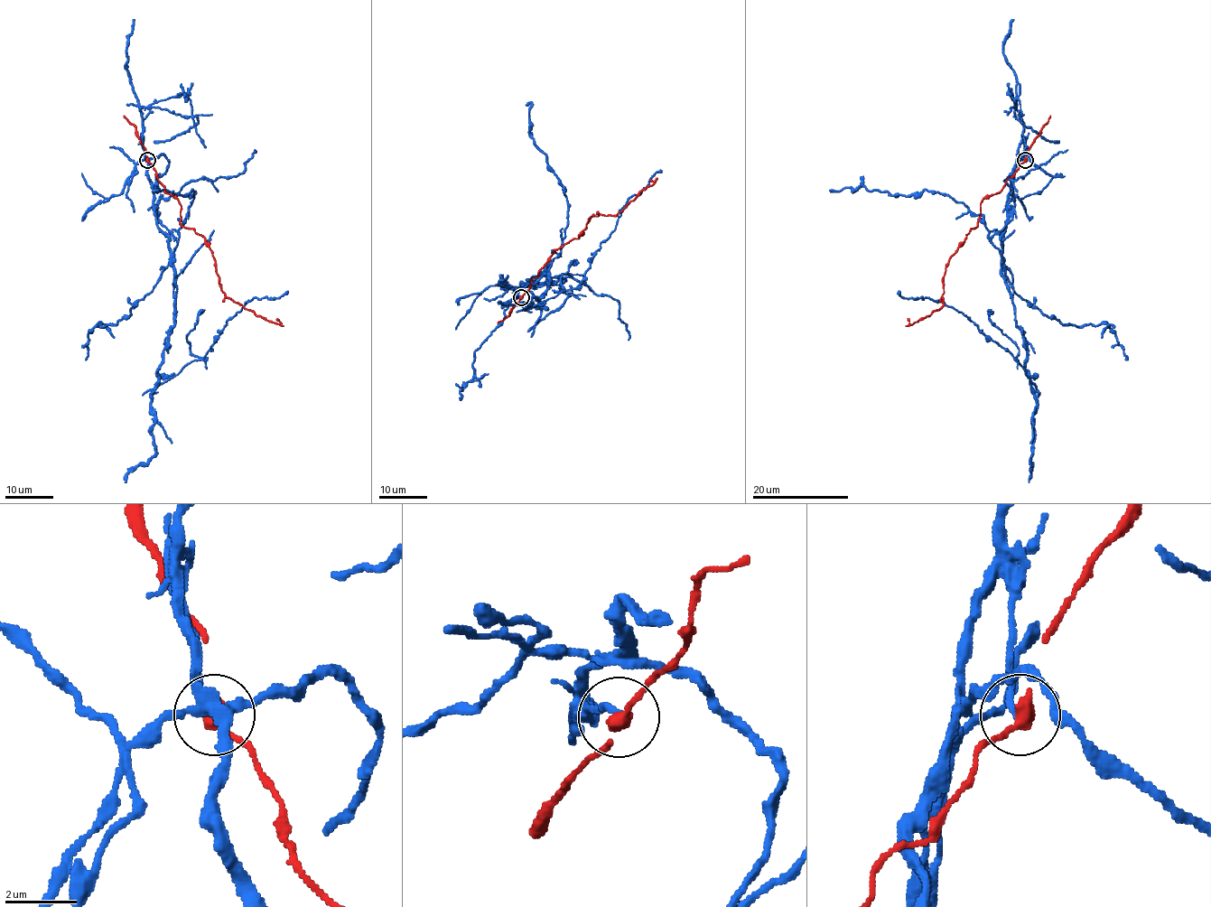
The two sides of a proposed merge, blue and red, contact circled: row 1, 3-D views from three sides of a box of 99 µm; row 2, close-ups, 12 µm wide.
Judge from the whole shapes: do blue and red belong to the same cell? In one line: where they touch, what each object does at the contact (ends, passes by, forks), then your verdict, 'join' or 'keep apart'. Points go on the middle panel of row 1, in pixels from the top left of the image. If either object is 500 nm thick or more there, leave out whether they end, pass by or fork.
place (521, 297); blue ends; red ends; keep apart

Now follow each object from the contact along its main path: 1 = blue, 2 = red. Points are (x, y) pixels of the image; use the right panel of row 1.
1: (1024, 160), (1021, 143), (1001, 275), (1035, 391), (1017, 359), (957, 310), (898, 290)
2: (1025, 160), (1000, 191), (982, 201), (977, 224), (945, 268), (944, 304), (912, 324), (908, 318)

